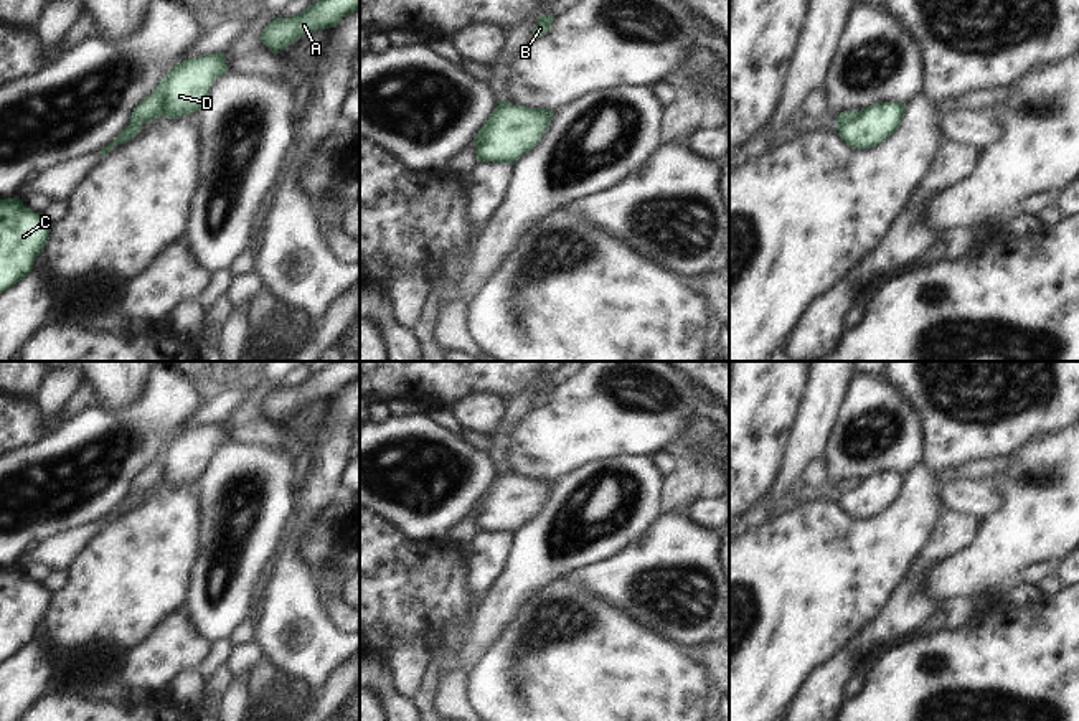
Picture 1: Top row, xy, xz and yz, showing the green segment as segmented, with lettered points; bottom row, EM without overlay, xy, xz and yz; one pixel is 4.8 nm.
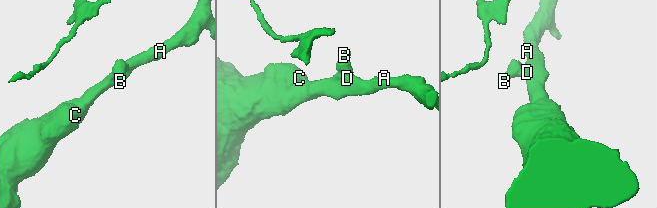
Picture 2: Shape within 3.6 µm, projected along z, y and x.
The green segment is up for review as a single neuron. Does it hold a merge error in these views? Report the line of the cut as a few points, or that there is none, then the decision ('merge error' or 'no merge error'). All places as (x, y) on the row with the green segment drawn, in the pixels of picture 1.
cut xy (165, 78), (162, 88), (164, 106), (152, 119); merge error

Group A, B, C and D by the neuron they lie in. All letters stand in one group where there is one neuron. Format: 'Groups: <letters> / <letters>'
Groups: A C D / B.

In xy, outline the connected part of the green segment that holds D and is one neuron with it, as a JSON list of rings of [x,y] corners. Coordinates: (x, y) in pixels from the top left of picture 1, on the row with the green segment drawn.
[[[224,53],[181,61],[165,76],[160,115],[177,119],[200,111],[213,82],[226,73]]]

